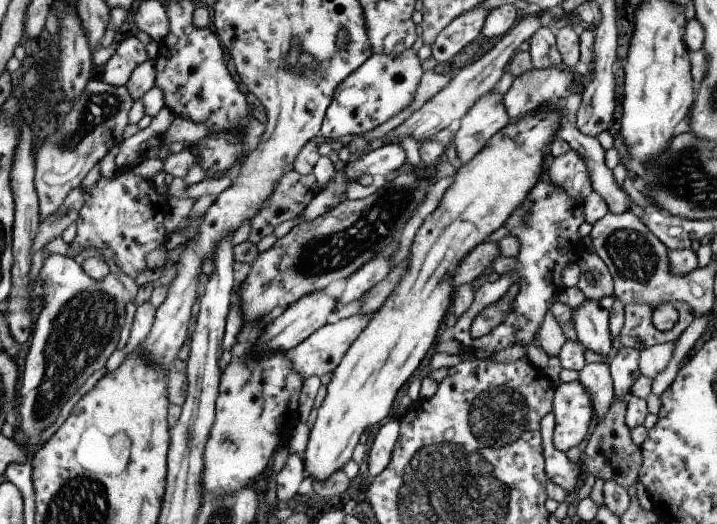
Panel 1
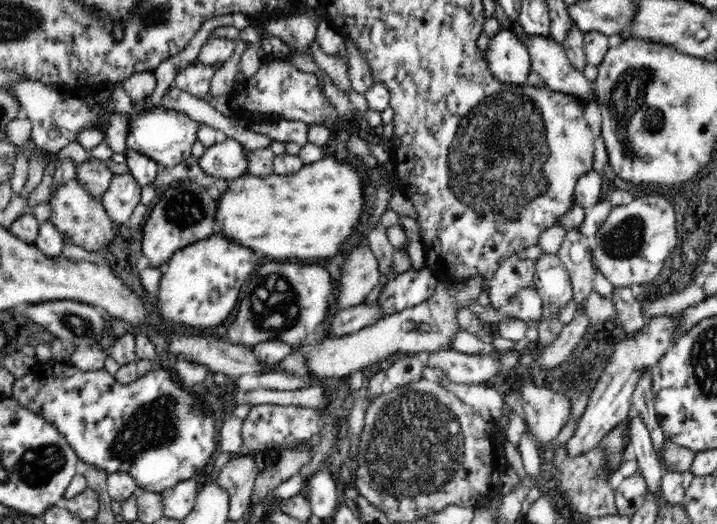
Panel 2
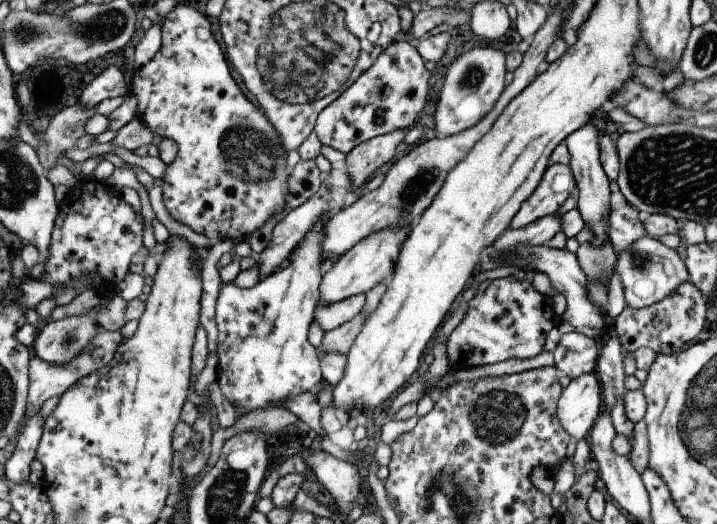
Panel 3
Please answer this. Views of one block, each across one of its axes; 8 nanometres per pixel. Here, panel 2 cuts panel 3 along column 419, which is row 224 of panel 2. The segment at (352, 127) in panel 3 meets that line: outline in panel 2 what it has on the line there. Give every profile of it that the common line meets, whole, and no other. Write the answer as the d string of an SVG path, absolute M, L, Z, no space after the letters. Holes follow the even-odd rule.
M71 179L66 182L48 202L53 204L53 212L50 217L58 225L61 234L68 235L70 241L76 245L80 245L88 251L98 252L100 247L105 247L114 240L116 233L112 231L113 222L105 212L99 196L98 198L90 198L75 180Z

